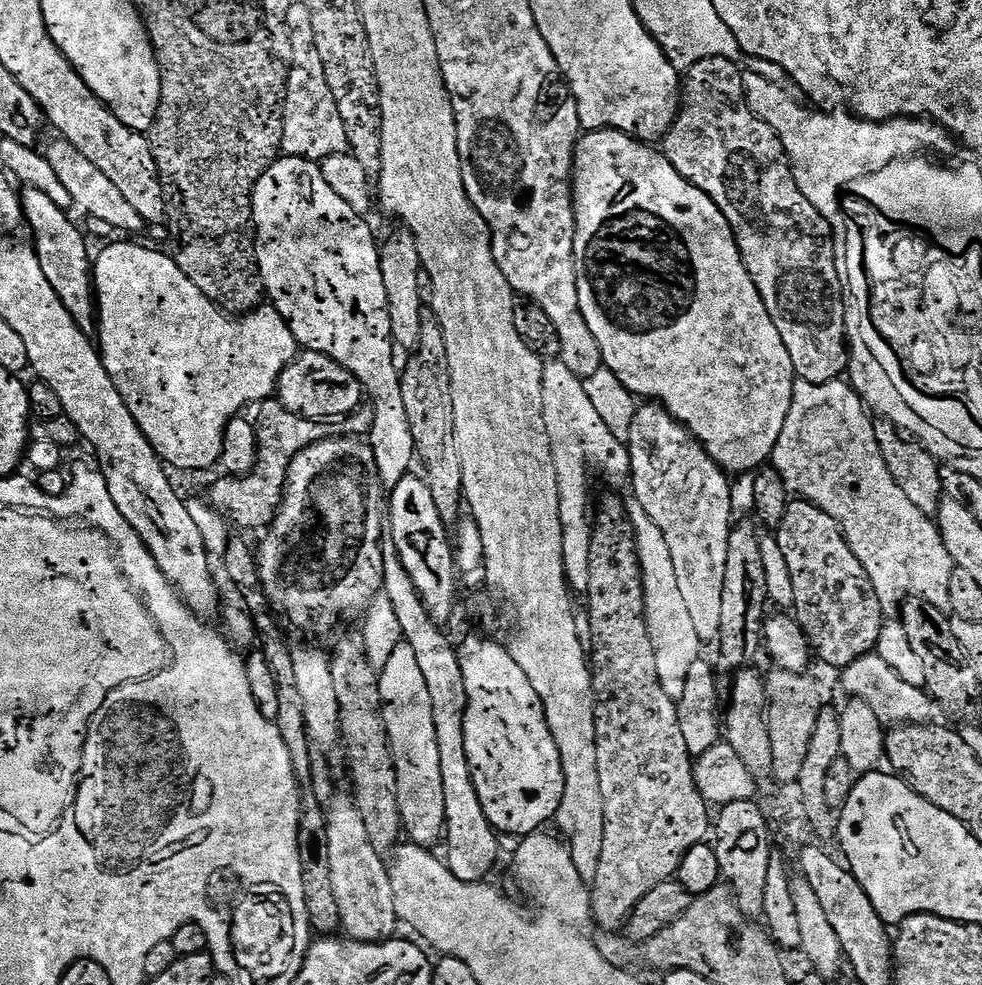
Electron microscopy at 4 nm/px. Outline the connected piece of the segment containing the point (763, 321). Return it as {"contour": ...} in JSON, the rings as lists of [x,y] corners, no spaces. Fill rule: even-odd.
{"contour":[[[603,128],[597,132],[585,131],[581,135],[580,140],[576,144],[576,162],[574,165],[574,203],[576,206],[576,246],[582,250],[582,264],[588,267],[588,280],[592,283],[592,292],[596,295],[596,300],[588,294],[581,295],[580,309],[584,315],[586,326],[590,326],[590,334],[594,334],[594,342],[598,342],[600,353],[604,359],[604,367],[609,368],[614,374],[618,374],[618,382],[622,382],[622,386],[626,386],[626,390],[630,390],[632,395],[637,398],[649,396],[652,400],[661,400],[663,407],[678,423],[684,425],[693,436],[699,440],[701,446],[710,454],[710,458],[714,458],[714,462],[720,468],[729,474],[735,472],[755,473],[758,468],[767,465],[772,459],[772,452],[776,448],[778,442],[778,434],[782,434],[782,426],[786,426],[786,414],[790,414],[790,402],[794,394],[794,386],[798,379],[794,366],[790,362],[790,350],[786,350],[786,342],[782,342],[782,334],[778,334],[778,326],[774,326],[774,318],[770,318],[770,314],[766,310],[766,306],[762,302],[762,298],[758,294],[758,286],[754,286],[754,282],[750,278],[750,274],[744,265],[744,259],[740,253],[740,247],[736,244],[736,235],[732,233],[730,222],[726,222],[726,218],[722,214],[722,210],[713,200],[702,190],[698,190],[698,186],[694,186],[690,182],[686,182],[686,178],[682,178],[682,174],[678,174],[678,170],[674,170],[671,162],[664,157],[663,151],[654,149],[643,140],[636,140],[632,136],[627,136],[624,132],[616,132],[612,128]]]}

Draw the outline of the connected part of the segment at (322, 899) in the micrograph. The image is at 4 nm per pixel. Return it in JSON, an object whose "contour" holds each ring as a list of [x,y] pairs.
{"contour":[[[311,794],[302,800],[300,819],[294,828],[294,852],[300,855],[300,896],[304,899],[304,916],[320,938],[332,938],[341,931],[342,913],[334,895],[330,879],[330,854],[328,853],[328,817],[326,808]]]}

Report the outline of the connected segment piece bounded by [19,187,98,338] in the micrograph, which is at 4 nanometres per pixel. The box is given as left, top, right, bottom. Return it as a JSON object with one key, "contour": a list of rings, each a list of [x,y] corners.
{"contour":[[[25,187],[23,191],[19,193],[20,209],[24,212],[24,223],[28,225],[36,245],[36,253],[42,262],[42,274],[46,274],[46,282],[54,286],[54,294],[62,298],[62,306],[70,310],[70,318],[74,318],[76,325],[89,338],[95,337],[98,332],[98,307],[94,283],[94,260],[91,255],[88,257],[89,241],[81,225],[79,228],[68,217],[66,209],[58,206],[49,195],[42,194],[42,190],[29,187]]]}

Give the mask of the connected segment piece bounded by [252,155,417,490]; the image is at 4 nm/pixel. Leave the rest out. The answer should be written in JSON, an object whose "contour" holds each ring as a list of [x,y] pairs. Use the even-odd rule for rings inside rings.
{"contour":[[[281,155],[264,171],[262,178],[258,178],[256,189],[252,191],[252,223],[256,225],[256,261],[260,267],[260,277],[264,283],[267,299],[276,307],[278,314],[282,314],[282,318],[286,318],[286,322],[294,334],[297,345],[301,349],[317,352],[318,354],[326,354],[330,358],[334,358],[334,362],[346,366],[346,370],[350,370],[350,374],[354,374],[354,378],[358,378],[360,387],[364,389],[369,397],[373,396],[372,433],[367,433],[366,439],[374,450],[374,460],[378,462],[380,480],[384,483],[385,489],[391,490],[398,486],[398,482],[402,482],[402,478],[406,478],[413,471],[412,464],[414,465],[417,454],[409,419],[406,416],[405,399],[402,398],[401,369],[398,367],[398,364],[396,368],[396,356],[392,353],[394,341],[392,331],[390,330],[386,286],[382,282],[380,248],[378,247],[378,240],[376,244],[376,236],[372,233],[372,228],[367,224],[368,222],[365,217],[359,216],[354,210],[350,210],[350,206],[346,206],[346,202],[342,202],[342,198],[338,198],[338,194],[334,194],[334,189],[330,186],[330,182],[326,182],[323,167],[315,160]]]}

